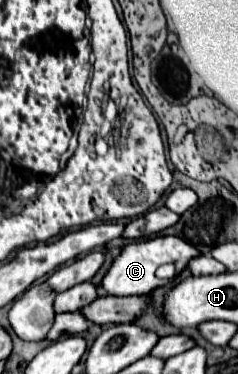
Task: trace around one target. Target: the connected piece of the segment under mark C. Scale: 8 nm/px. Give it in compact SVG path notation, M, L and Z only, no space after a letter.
M156 236L156 238L148 238L148 240L140 240L140 242L132 242L132 244L126 244L120 254L114 258L114 262L110 264L108 272L104 274L102 282L100 282L100 288L106 292L106 294L112 294L112 296L140 296L140 294L146 294L158 286L164 286L166 280L160 280L156 278L156 268L162 266L162 264L174 264L176 270L184 270L188 260L198 256L200 252L190 246L190 244L184 244L184 240L176 238L176 236Z

